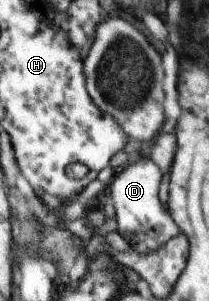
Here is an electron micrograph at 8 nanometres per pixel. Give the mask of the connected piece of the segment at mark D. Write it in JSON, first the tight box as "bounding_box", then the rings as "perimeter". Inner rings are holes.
{"bounding_box":[108,155,180,253],"perimeter":[[[150,155],[142,158],[133,157],[122,173],[115,175],[108,185],[111,198],[116,205],[117,232],[130,245],[131,249],[142,253],[152,253],[164,247],[170,237],[180,235],[175,219],[164,209],[158,193],[162,181],[162,169]]]}

